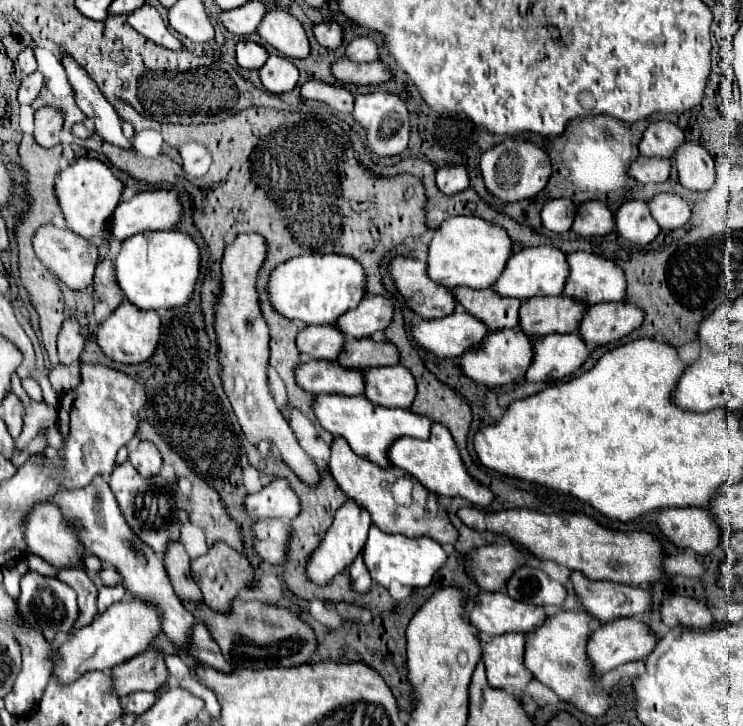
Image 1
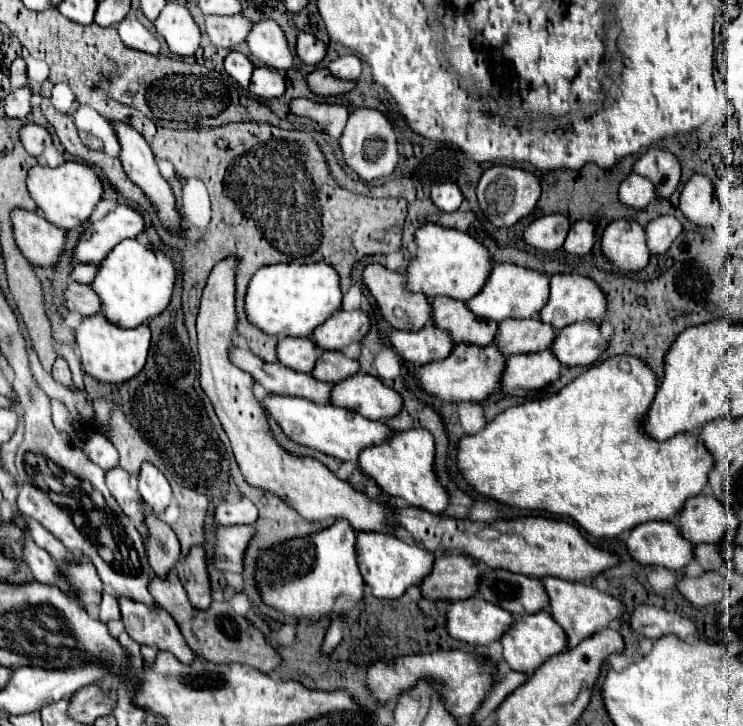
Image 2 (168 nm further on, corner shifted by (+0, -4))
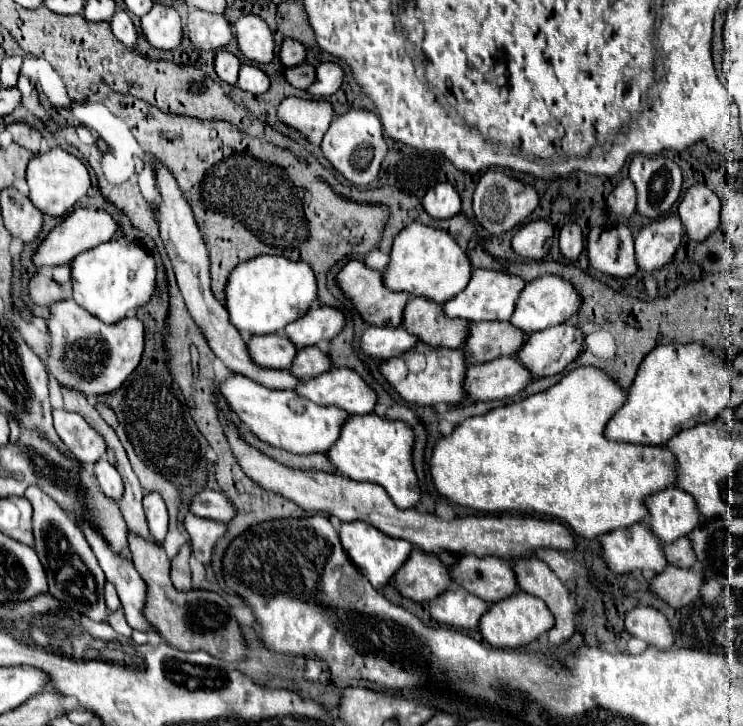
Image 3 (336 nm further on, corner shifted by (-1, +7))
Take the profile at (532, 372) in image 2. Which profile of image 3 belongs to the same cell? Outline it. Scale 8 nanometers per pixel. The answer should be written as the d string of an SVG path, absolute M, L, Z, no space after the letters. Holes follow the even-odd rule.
M505 356L503 360L493 360L491 364L467 368L463 390L467 398L475 402L491 402L515 396L529 380L531 376L519 368L519 360L515 360L515 356Z

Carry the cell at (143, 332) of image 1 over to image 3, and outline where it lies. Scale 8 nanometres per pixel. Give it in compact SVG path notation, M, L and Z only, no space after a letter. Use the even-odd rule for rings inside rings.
M65 298L49 306L47 328L51 342L47 358L49 374L59 386L85 396L101 396L117 390L137 368L143 354L143 322L133 314L115 324L105 324L85 308L79 308L73 298Z

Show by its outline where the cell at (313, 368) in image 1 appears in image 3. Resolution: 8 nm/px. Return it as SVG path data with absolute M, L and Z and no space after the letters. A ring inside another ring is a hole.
M163 164L155 166L157 172L157 186L161 192L161 206L159 206L159 230L161 230L161 240L163 246L169 254L175 278L177 278L177 286L183 294L185 306L191 314L191 318L195 320L197 328L201 330L201 334L205 336L209 348L215 352L217 358L221 358L221 362L237 374L249 376L269 388L279 388L279 390L293 390L295 384L299 384L299 380L295 380L295 376L291 376L287 370L267 370L267 368L255 368L255 364L251 364L251 358L247 356L245 350L245 342L241 340L239 332L235 332L235 328L231 328L231 322L227 320L227 310L223 308L221 302L215 300L211 288L209 288L209 258L207 258L207 248L203 242L203 236L195 224L193 212L189 208L189 204L185 202L183 194L179 192L179 186L175 184L175 178L171 176L171 172L167 172L167 168Z

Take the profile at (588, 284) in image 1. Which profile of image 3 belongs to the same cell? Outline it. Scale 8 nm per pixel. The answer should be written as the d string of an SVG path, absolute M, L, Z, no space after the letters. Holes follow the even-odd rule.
M541 276L531 284L525 284L525 288L519 294L519 300L515 302L515 312L509 318L509 324L529 336L531 332L541 332L545 328L567 322L575 316L577 308L579 294L575 292L575 288L571 288L571 284L567 284L567 280L563 280L561 276Z

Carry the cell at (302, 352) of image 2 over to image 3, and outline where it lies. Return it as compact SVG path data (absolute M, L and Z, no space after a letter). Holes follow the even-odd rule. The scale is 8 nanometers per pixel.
M263 334L251 336L247 352L255 366L271 370L287 370L295 358L297 348L291 348L291 342L283 334Z

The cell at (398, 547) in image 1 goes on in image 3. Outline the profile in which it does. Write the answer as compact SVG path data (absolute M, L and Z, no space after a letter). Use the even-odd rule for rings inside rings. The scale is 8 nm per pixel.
M341 522L339 526L339 538L341 538L341 546L345 550L345 554L351 558L351 562L359 568L359 572L375 586L379 588L381 584L391 582L391 576L395 570L399 570L407 556L411 554L411 544L407 544L407 540L395 540L389 536L383 536L377 528L369 526L367 522Z

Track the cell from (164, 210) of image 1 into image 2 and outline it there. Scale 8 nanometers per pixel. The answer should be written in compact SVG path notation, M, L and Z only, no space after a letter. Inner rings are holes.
M118 205L116 211L88 227L74 249L74 257L78 263L100 263L122 239L138 237L140 233L144 233L142 213L128 205Z

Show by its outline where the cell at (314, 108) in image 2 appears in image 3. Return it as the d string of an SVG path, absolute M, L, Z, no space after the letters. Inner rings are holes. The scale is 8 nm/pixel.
M285 98L277 108L279 122L297 130L301 138L313 146L321 144L333 116L333 106L327 100Z

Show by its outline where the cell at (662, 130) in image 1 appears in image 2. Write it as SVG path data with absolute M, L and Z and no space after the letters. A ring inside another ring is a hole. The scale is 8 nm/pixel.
M650 147L634 163L634 173L648 177L656 185L658 197L670 197L680 183L680 161L666 149Z

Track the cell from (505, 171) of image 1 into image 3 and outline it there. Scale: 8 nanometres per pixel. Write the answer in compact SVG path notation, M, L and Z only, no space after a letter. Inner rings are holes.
M495 168L487 170L477 184L477 190L473 194L473 212L475 220L489 232L489 234L503 234L513 230L515 226L523 224L525 218L537 208L539 196L531 186L521 184L519 180L511 178L509 174L503 174Z

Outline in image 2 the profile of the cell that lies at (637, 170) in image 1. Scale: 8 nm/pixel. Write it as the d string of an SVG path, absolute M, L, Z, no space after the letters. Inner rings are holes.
M632 173L620 183L620 201L634 209L646 207L654 199L654 195L656 195L654 183L650 183L650 179L642 175Z

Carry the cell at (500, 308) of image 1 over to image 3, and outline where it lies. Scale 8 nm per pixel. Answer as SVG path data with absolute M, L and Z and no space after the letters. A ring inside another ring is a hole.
M411 296L403 310L403 328L431 348L451 350L463 344L463 332L467 332L463 320L443 320L443 306L415 296Z

